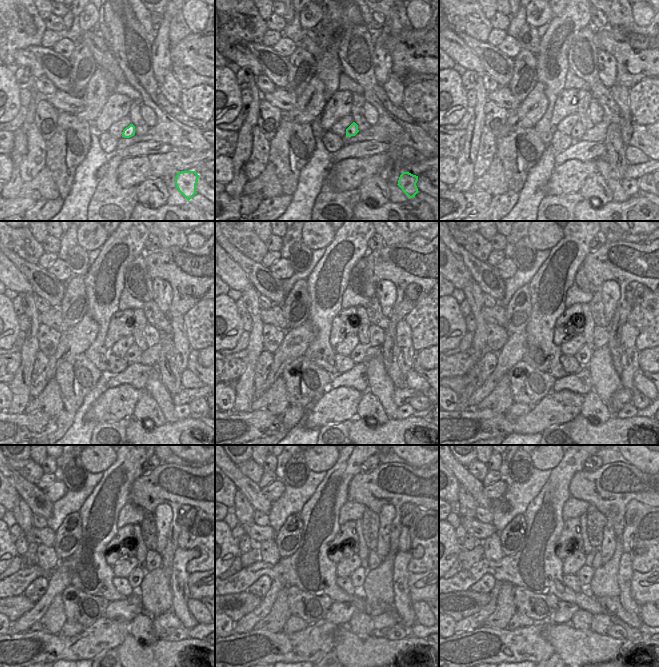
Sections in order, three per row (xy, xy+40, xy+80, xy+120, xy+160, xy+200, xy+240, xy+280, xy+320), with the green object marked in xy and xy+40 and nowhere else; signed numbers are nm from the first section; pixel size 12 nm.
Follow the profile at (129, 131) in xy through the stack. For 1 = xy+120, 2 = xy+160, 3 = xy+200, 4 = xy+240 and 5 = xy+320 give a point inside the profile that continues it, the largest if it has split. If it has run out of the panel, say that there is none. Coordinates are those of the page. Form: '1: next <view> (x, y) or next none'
1: next xy+120 (134, 351)
2: next xy+160 (359, 352)
3: next xy+200 (584, 353)
4: next xy+240 (137, 575)
5: next xy+320 (586, 573)

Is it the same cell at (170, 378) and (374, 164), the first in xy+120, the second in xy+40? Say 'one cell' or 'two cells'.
two cells

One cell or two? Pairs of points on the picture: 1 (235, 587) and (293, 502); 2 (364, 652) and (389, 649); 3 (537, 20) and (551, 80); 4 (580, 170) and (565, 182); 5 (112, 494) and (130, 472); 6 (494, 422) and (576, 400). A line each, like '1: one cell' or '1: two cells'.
1: two cells
2: one cell
3: two cells
4: one cell
5: one cell
6: one cell

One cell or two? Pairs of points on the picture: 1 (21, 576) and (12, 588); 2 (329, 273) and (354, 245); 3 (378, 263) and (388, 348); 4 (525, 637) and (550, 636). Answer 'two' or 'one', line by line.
1: one
2: one
3: one
4: two

